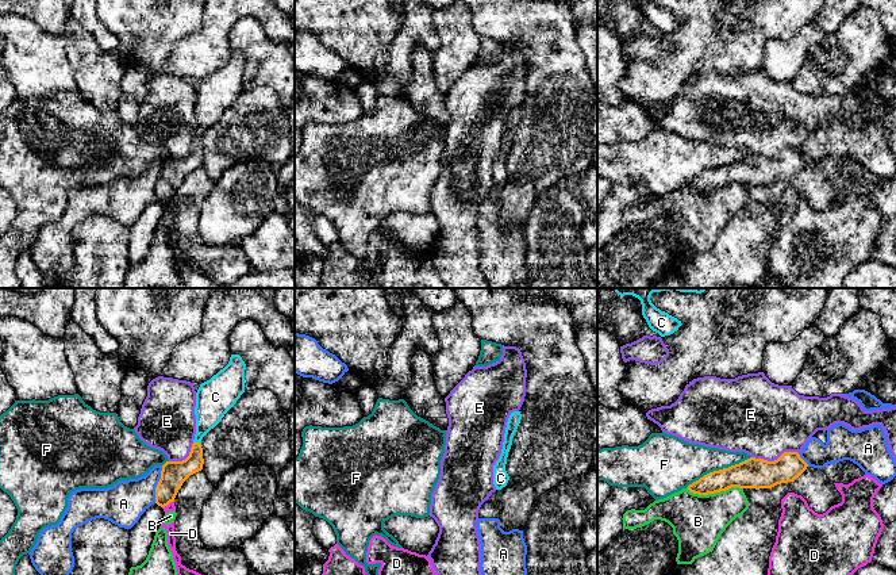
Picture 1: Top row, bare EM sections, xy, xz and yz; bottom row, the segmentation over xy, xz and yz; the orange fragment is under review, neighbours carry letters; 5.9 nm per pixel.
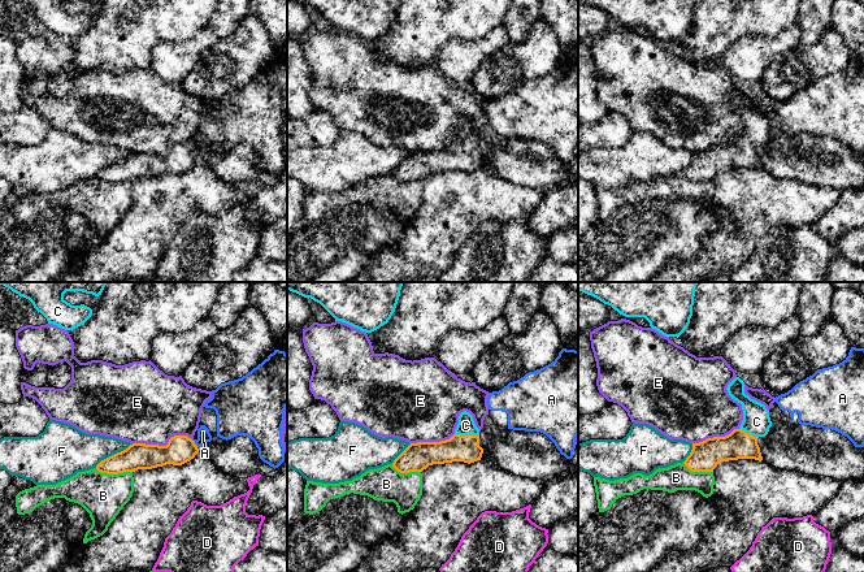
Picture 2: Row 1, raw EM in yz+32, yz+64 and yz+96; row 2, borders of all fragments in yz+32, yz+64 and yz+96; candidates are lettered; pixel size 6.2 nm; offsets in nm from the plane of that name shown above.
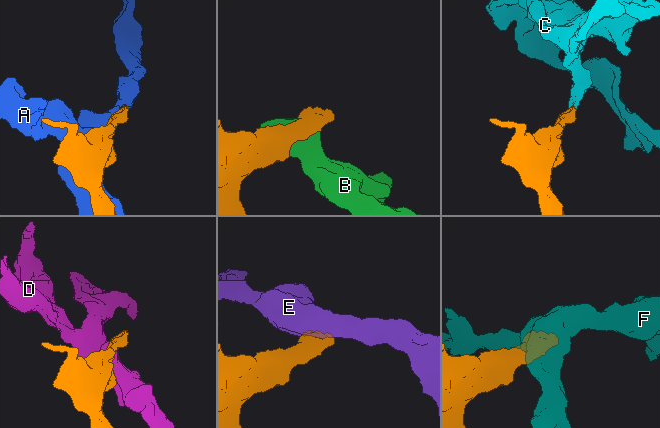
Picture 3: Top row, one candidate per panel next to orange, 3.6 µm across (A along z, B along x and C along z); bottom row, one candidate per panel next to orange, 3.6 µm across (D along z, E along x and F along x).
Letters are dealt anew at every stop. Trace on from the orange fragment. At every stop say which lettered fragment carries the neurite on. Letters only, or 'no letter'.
C

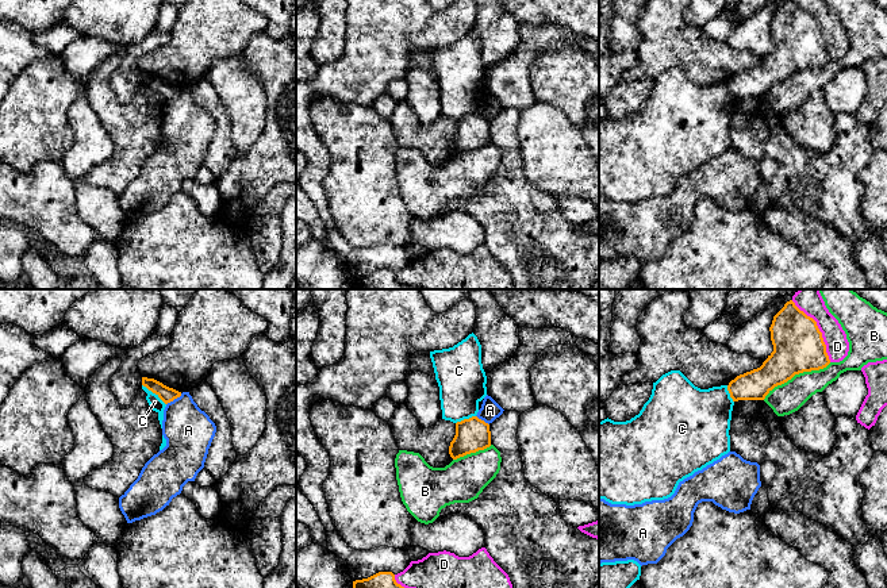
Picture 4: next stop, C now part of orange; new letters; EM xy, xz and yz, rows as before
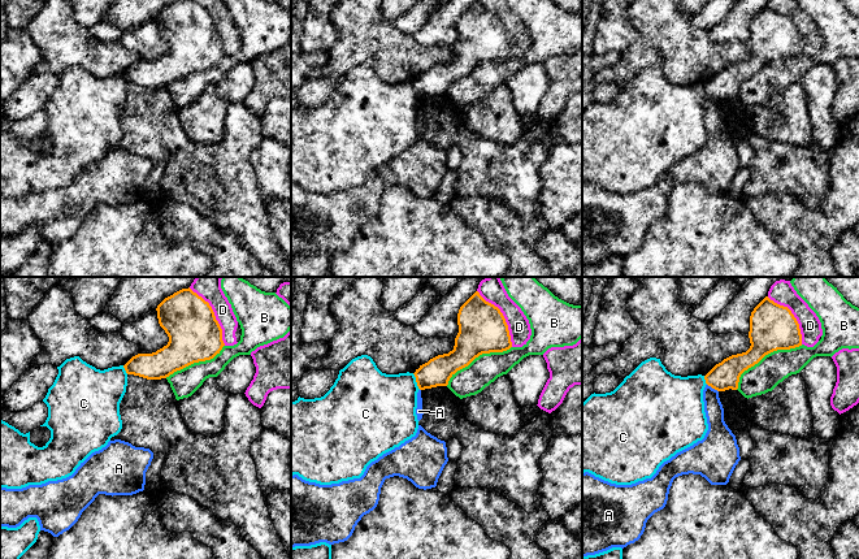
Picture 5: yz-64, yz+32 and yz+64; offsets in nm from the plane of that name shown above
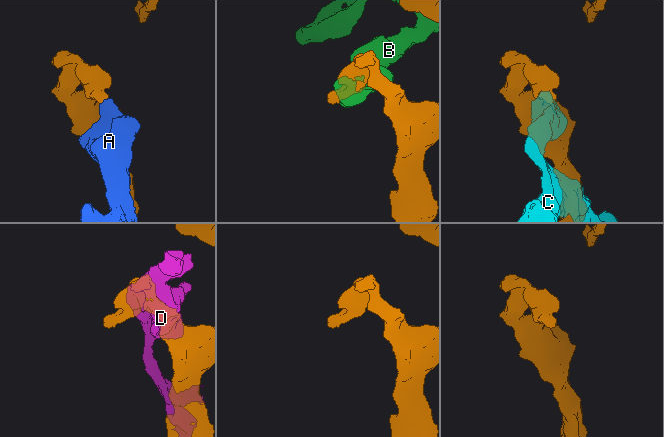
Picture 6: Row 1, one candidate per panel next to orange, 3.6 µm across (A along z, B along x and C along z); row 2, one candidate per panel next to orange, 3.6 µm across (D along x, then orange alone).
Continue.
no letter

